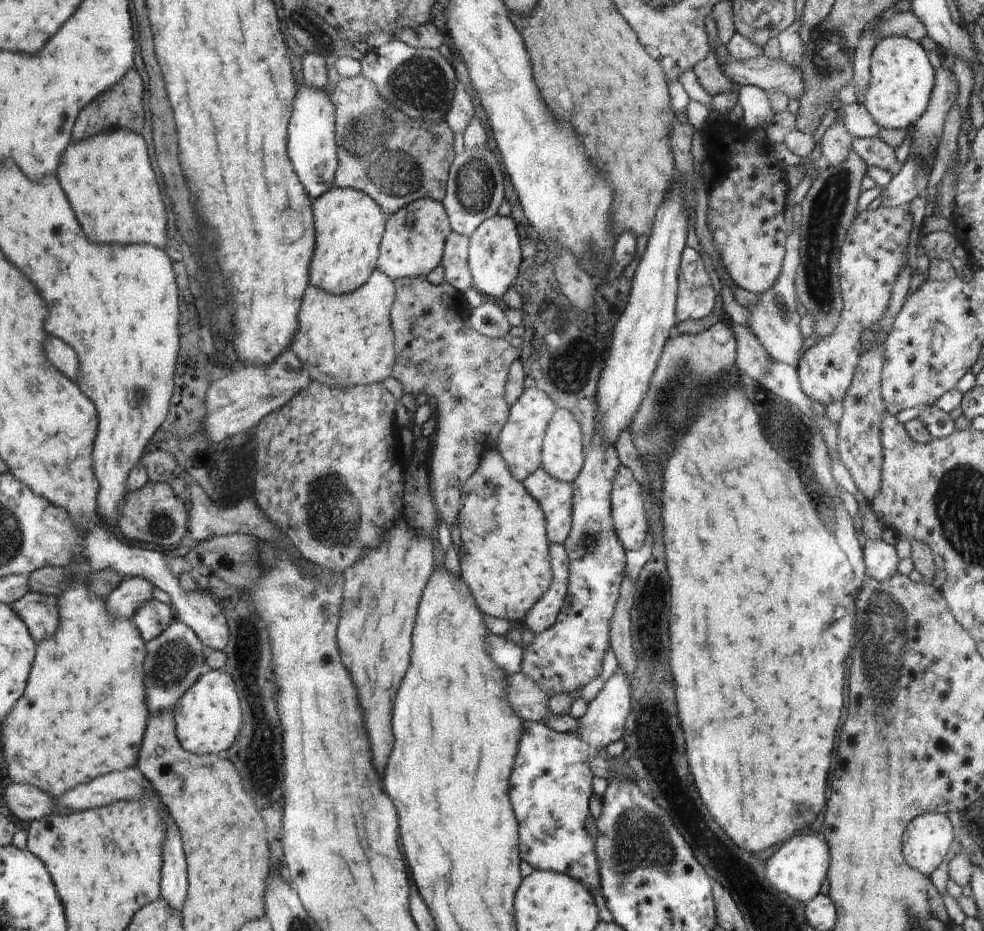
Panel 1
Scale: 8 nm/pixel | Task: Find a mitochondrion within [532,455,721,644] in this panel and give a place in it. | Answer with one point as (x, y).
(588, 540)

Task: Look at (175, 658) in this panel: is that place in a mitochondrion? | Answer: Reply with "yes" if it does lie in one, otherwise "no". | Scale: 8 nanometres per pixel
yes

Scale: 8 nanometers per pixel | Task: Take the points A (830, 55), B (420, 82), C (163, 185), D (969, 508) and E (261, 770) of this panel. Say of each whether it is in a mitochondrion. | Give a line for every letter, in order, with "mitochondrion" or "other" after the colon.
A: mitochondrion
B: mitochondrion
C: other
D: mitochondrion
E: mitochondrion

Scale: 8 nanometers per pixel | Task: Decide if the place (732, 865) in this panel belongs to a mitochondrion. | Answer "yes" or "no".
no

